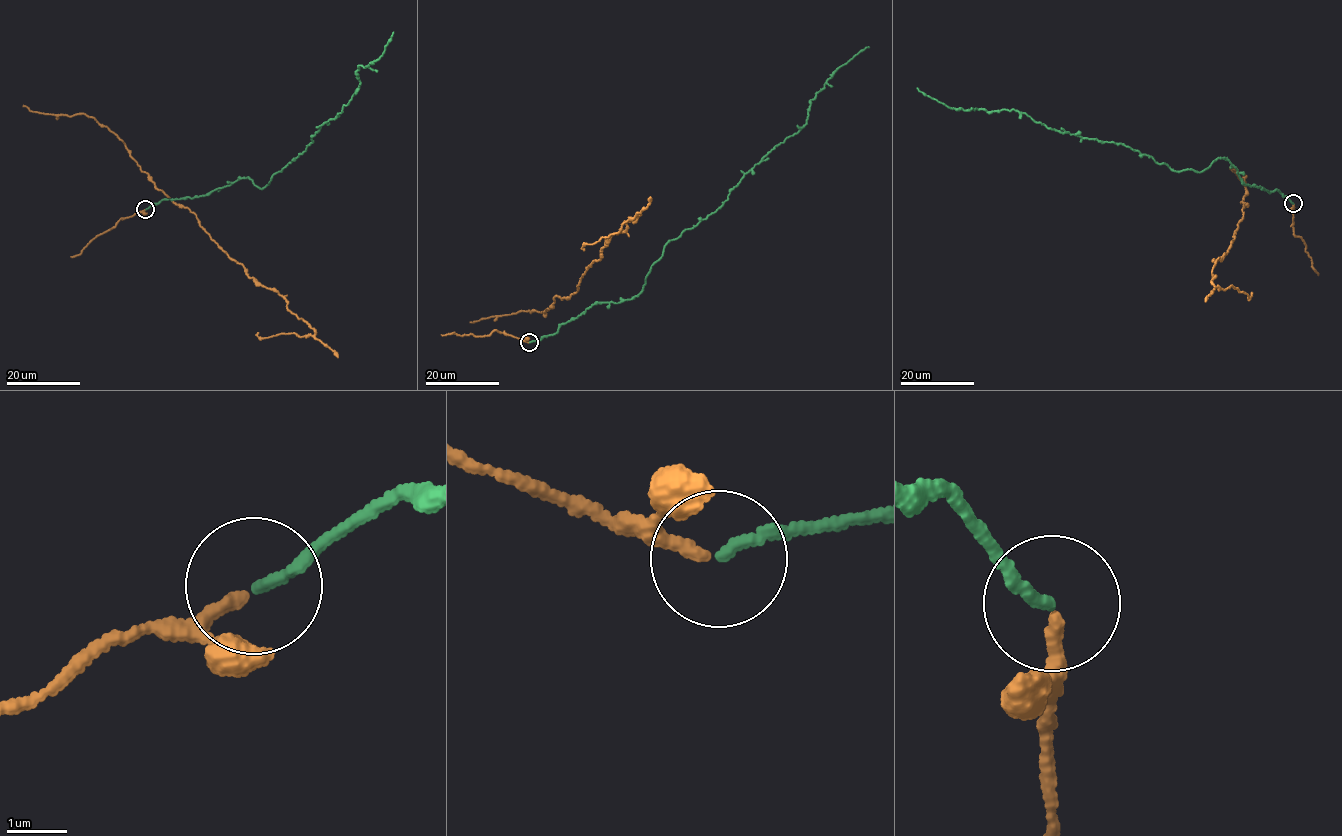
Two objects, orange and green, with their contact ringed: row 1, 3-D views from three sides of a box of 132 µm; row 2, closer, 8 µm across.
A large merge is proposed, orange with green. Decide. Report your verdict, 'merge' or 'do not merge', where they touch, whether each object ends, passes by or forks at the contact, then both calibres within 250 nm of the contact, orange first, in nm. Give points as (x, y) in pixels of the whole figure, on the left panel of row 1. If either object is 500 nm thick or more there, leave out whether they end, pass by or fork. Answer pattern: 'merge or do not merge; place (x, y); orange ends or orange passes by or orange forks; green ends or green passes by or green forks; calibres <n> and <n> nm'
merge; place (145, 209); orange ends; green ends; calibres 220 and 170 nm

